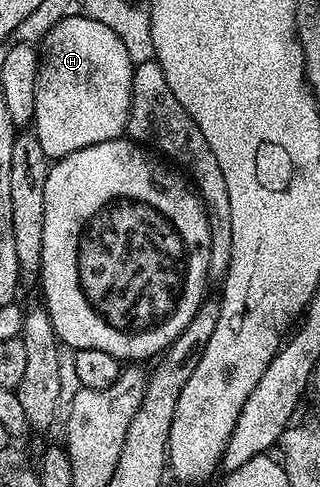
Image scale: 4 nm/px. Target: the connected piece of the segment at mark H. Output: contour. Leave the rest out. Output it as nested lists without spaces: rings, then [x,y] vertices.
[[[67,17],[46,33],[37,69],[35,113],[31,127],[50,161],[62,159],[79,149],[87,149],[103,141],[120,139],[126,134],[134,66],[127,53],[127,45],[123,45],[119,33],[103,25],[103,21],[95,21],[91,17]]]

